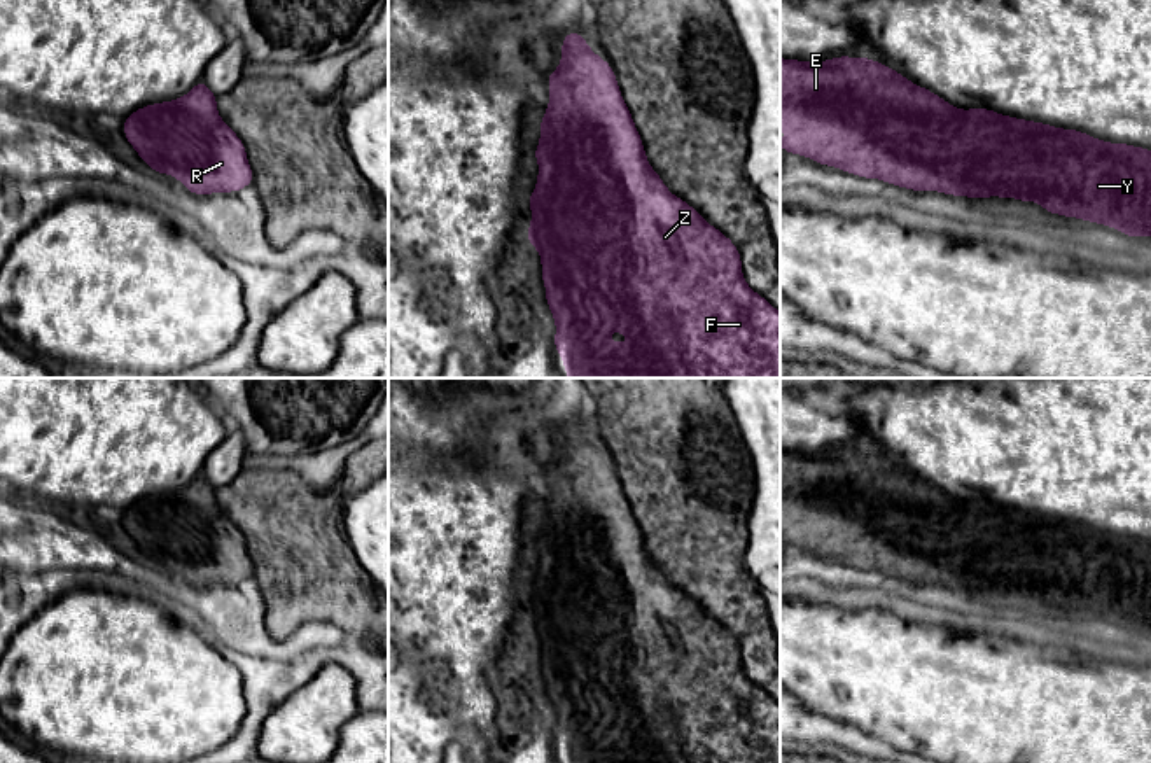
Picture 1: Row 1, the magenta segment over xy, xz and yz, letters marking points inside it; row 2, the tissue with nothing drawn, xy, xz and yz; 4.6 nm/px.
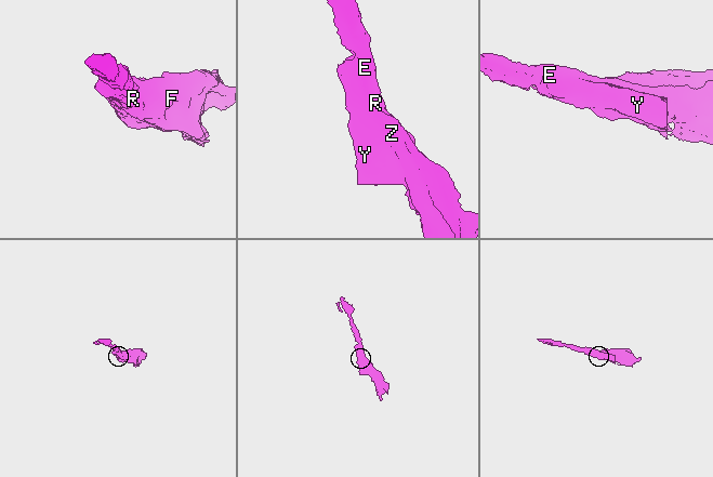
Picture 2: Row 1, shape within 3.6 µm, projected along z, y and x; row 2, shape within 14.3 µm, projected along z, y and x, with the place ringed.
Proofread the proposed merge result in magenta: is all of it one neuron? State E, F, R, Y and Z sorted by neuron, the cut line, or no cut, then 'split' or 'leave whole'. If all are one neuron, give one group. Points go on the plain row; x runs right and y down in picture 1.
E F R Y Z | no cut | leave whole

